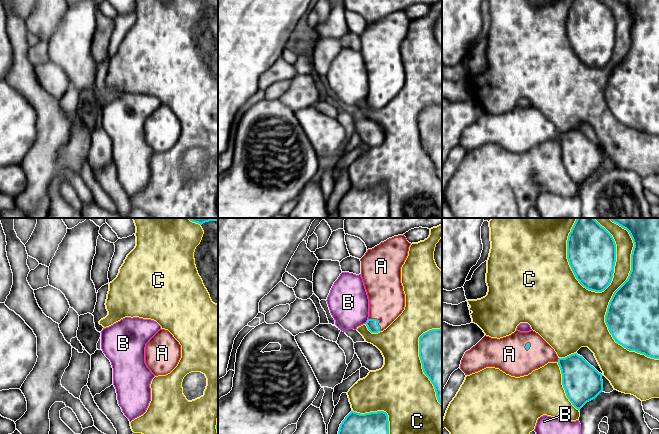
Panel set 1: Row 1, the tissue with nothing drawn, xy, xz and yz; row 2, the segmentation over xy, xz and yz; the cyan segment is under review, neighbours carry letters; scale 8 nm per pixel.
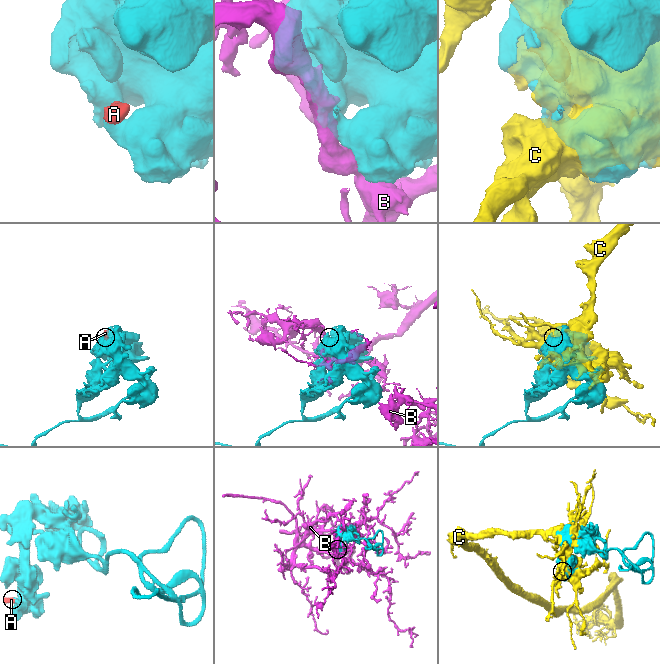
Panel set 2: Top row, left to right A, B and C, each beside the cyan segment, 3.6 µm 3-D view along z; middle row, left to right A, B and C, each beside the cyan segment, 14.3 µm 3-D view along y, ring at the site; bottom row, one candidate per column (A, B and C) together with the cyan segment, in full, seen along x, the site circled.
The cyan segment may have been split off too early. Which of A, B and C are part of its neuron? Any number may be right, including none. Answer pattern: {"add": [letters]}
{"add": ["A"]}

